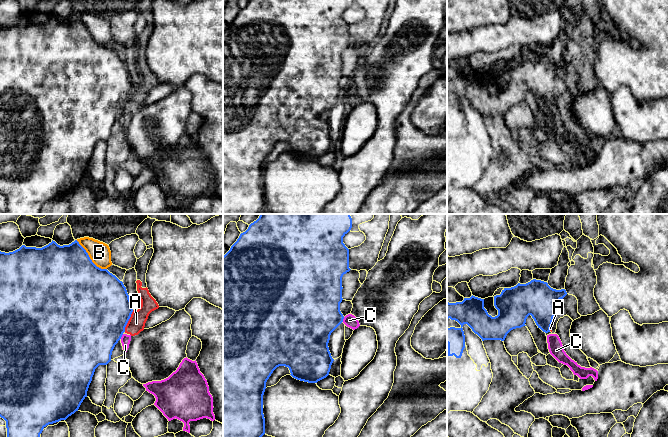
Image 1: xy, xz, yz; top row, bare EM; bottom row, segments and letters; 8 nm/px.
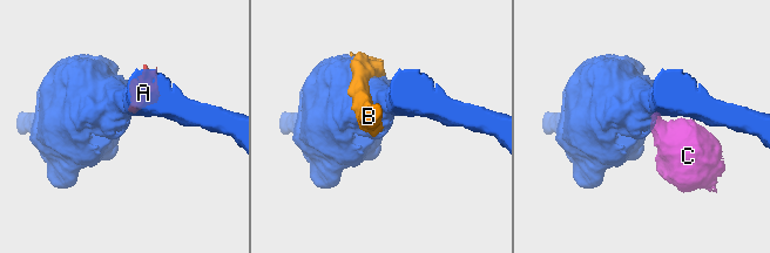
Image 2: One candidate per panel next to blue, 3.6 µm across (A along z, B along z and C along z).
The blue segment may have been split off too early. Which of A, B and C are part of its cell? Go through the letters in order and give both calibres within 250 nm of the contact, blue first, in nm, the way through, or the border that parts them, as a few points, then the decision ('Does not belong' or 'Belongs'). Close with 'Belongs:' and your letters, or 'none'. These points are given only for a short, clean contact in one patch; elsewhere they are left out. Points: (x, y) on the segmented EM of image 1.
A: Thickness 500 nm (blue) against 140 nm. Boundary: xy (133, 310), (124, 331). Does not belong
B: Thickness 500 nm (blue) against 170 nm. Does not belong
C: Thickness 500 nm (blue) against 80 nm. Boundary: xy (123, 334), (120, 338). Does not belong
Belongs: none

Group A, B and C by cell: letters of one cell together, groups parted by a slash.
A C / B

